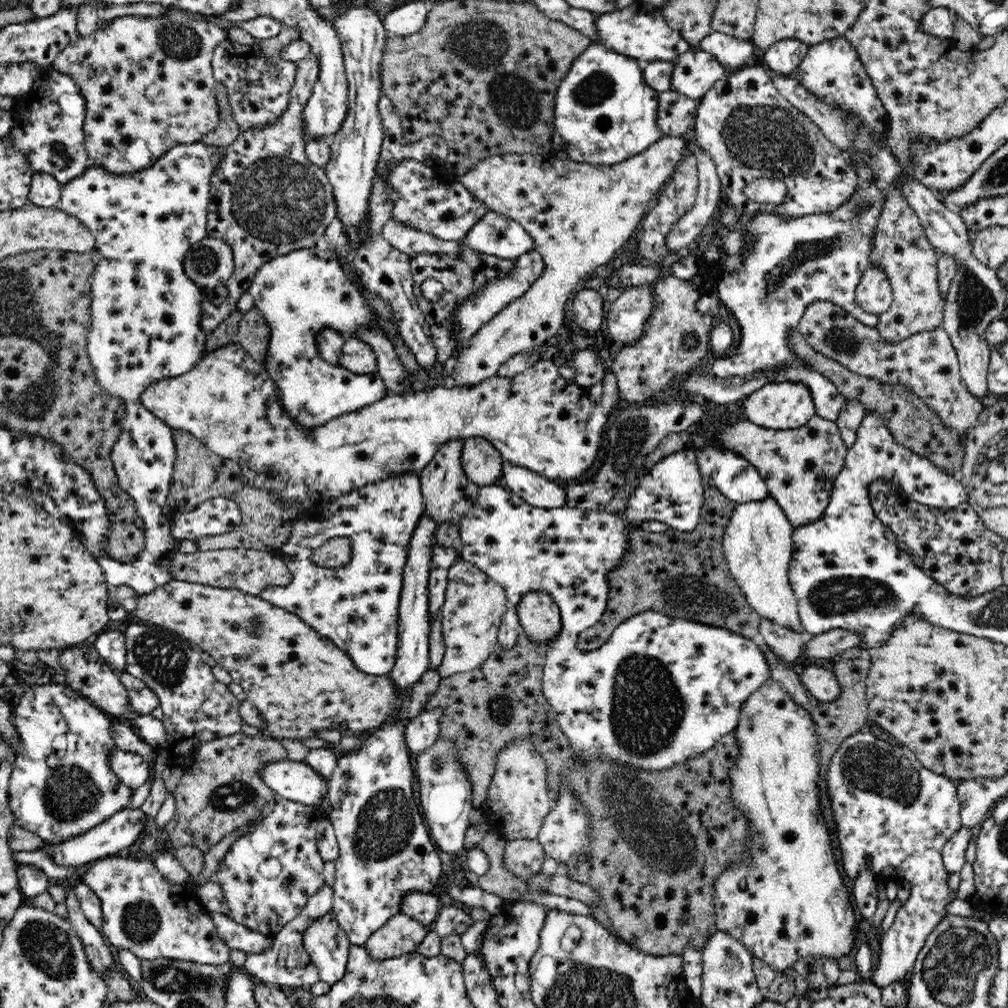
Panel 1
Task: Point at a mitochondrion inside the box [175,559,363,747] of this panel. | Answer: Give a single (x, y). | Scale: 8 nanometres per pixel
(257, 626)

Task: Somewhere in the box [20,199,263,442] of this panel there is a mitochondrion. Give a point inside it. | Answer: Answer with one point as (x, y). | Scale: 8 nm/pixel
(206, 260)

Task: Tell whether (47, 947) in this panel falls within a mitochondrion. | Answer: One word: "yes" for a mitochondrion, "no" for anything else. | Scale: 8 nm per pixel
yes

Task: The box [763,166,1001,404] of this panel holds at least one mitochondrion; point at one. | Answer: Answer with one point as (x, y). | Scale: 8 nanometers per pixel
(974, 300)

